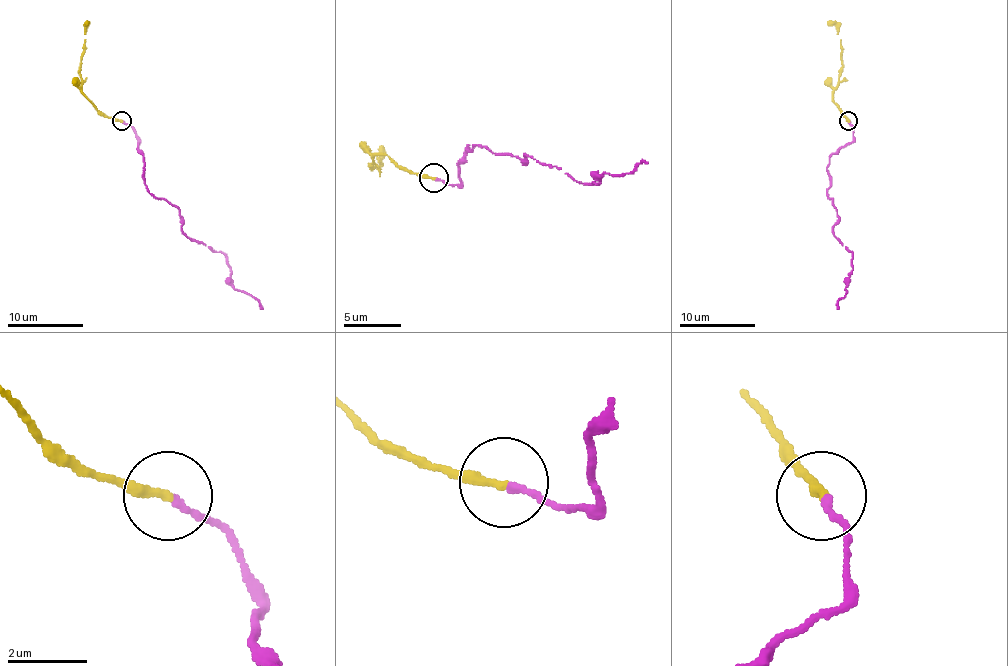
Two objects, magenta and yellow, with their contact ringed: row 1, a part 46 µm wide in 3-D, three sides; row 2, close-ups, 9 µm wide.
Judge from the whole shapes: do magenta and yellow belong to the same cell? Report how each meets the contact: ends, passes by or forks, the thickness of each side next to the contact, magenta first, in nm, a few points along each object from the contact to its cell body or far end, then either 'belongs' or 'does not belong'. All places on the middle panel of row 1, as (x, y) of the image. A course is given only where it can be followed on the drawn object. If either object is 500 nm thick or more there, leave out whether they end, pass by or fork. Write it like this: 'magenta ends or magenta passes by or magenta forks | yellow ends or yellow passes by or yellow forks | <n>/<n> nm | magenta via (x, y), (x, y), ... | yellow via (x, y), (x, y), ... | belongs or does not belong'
magenta ends | yellow ends | 170/240 nm | magenta via (436, 177), (459, 185), (467, 145), (524, 162), (527, 154), (576, 182), (598, 185), (601, 177), (647, 162) | yellow via (433, 177), (410, 174), (384, 154), (373, 157), (370, 165), (376, 168), (382, 145) | belongs

